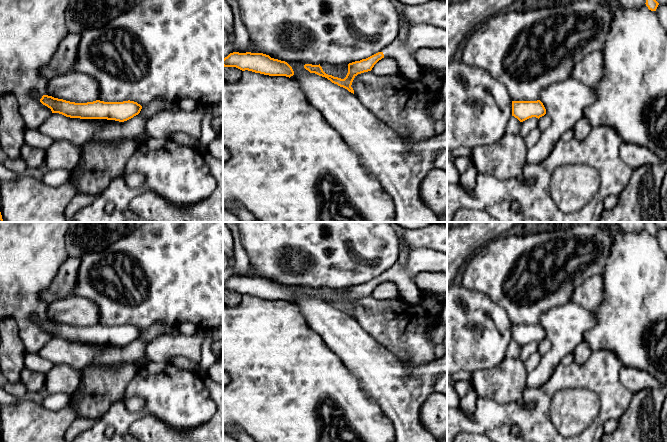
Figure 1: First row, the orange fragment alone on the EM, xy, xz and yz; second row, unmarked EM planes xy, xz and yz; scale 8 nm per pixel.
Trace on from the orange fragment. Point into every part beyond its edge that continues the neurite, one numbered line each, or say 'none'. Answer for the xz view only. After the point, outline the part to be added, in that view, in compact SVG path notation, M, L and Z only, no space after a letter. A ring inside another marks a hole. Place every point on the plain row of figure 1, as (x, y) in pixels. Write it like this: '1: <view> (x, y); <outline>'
1: xz (419, 260); M431 249L411 250L404 264L397 261L382 276L384 281L396 284L402 299L416 303L419 301L420 289L415 284L414 277L425 271L447 273L447 255Z

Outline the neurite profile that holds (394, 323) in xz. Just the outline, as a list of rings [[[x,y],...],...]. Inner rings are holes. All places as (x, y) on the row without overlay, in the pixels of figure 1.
[[[420,290],[418,299],[416,303],[409,303],[401,297],[377,300],[368,295],[355,300],[351,309],[360,326],[408,367],[420,366],[437,358],[430,331],[447,304],[447,297],[427,290]]]

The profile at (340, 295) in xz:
[[[322,287],[320,288],[323,295],[328,298],[332,299],[334,301],[338,301],[341,303],[344,303],[348,297],[348,288],[344,289],[332,289],[329,287]]]

